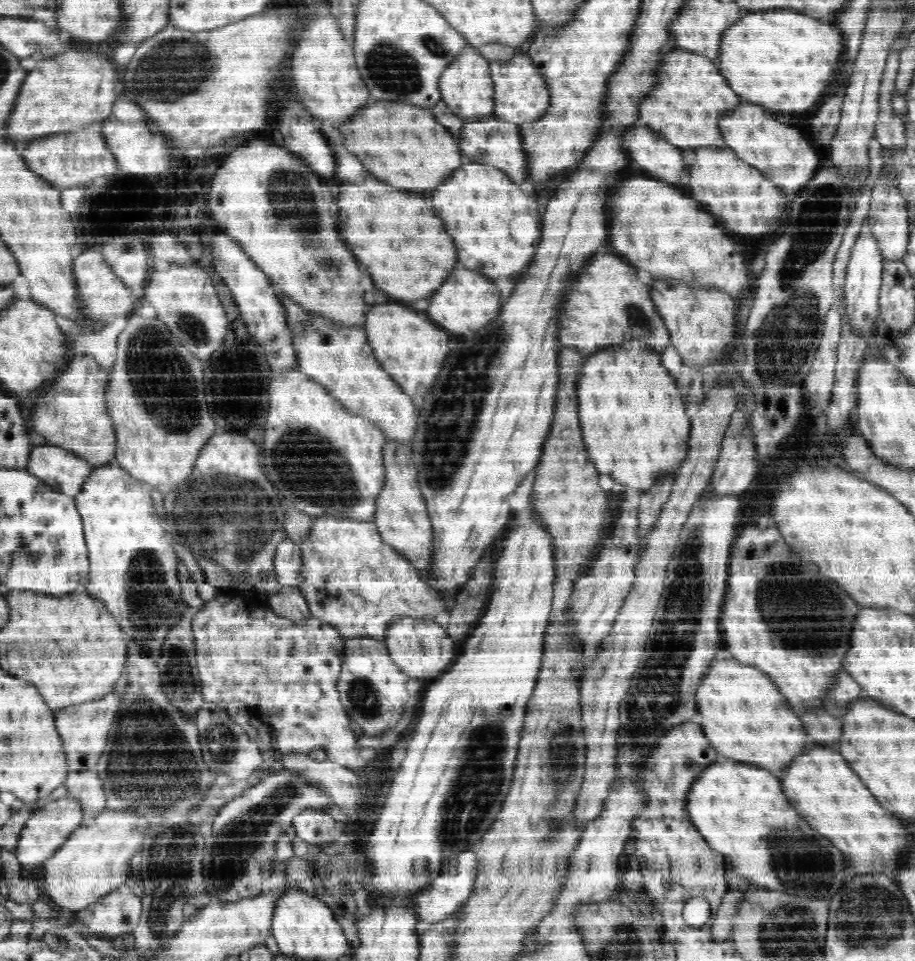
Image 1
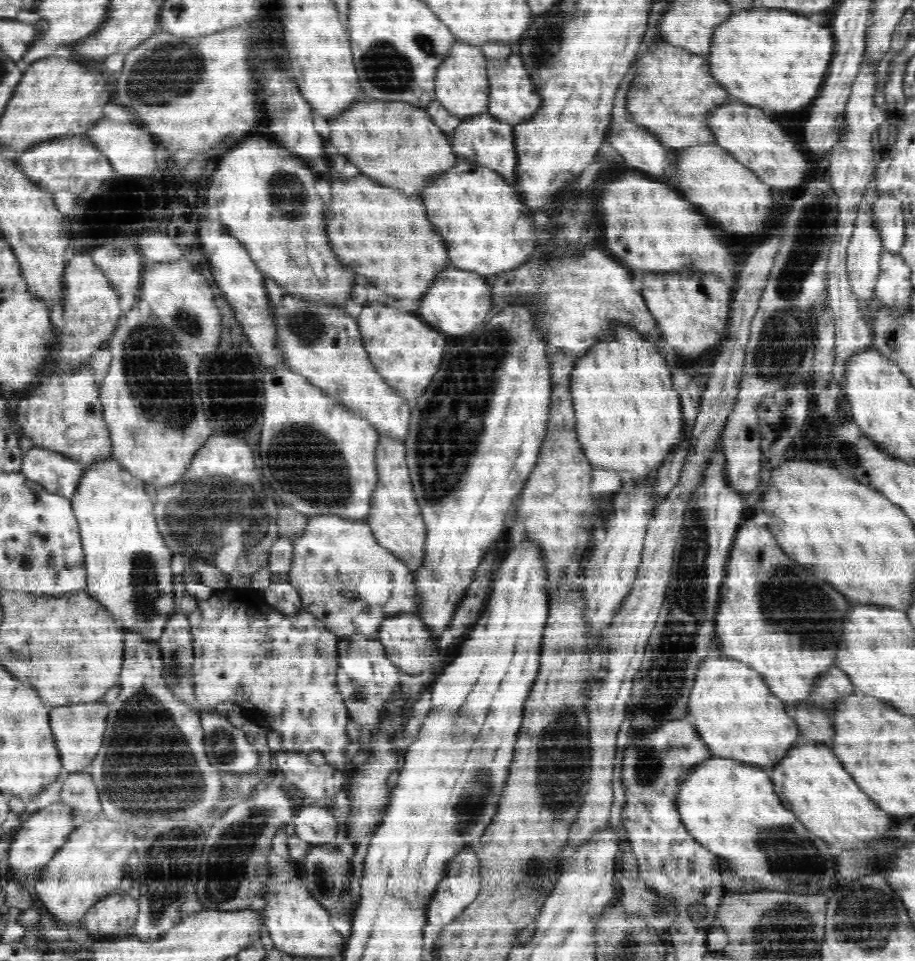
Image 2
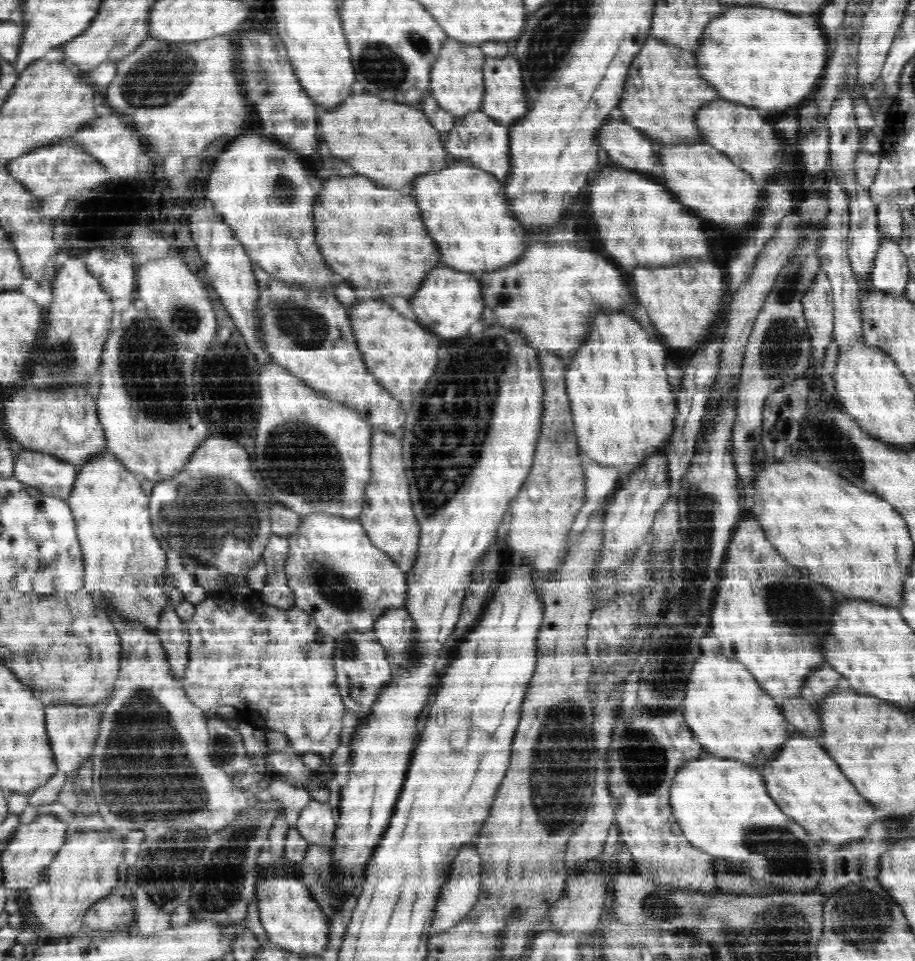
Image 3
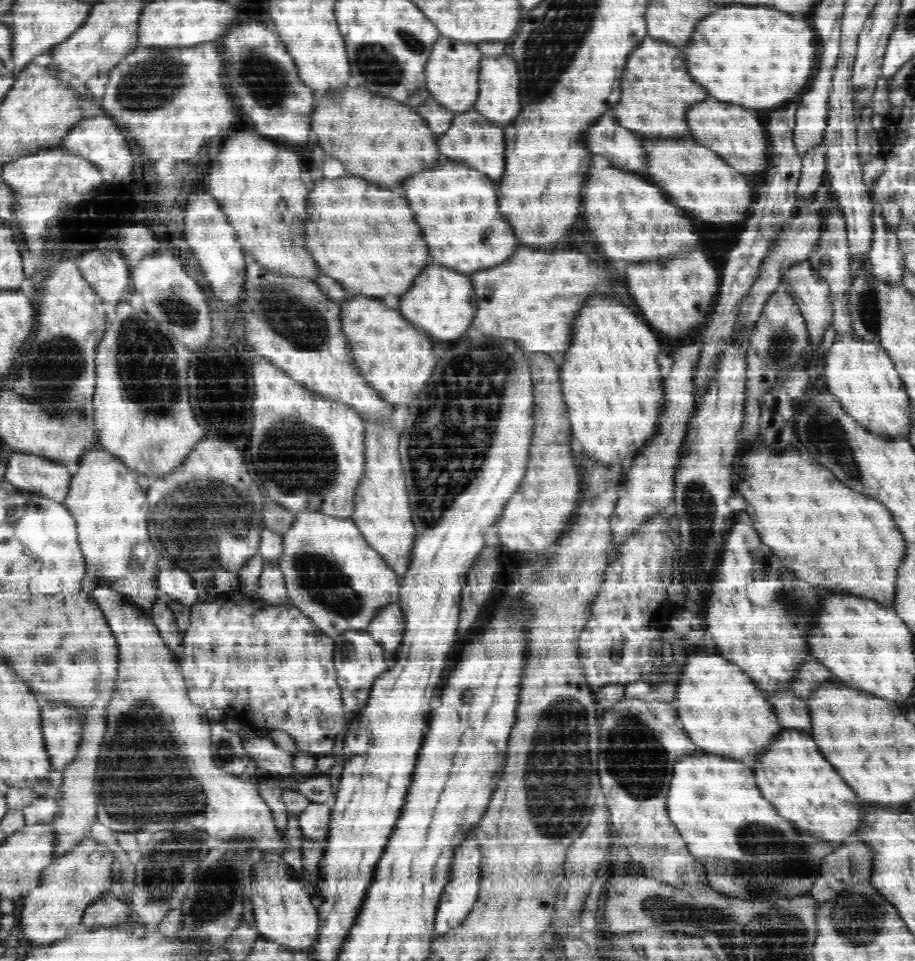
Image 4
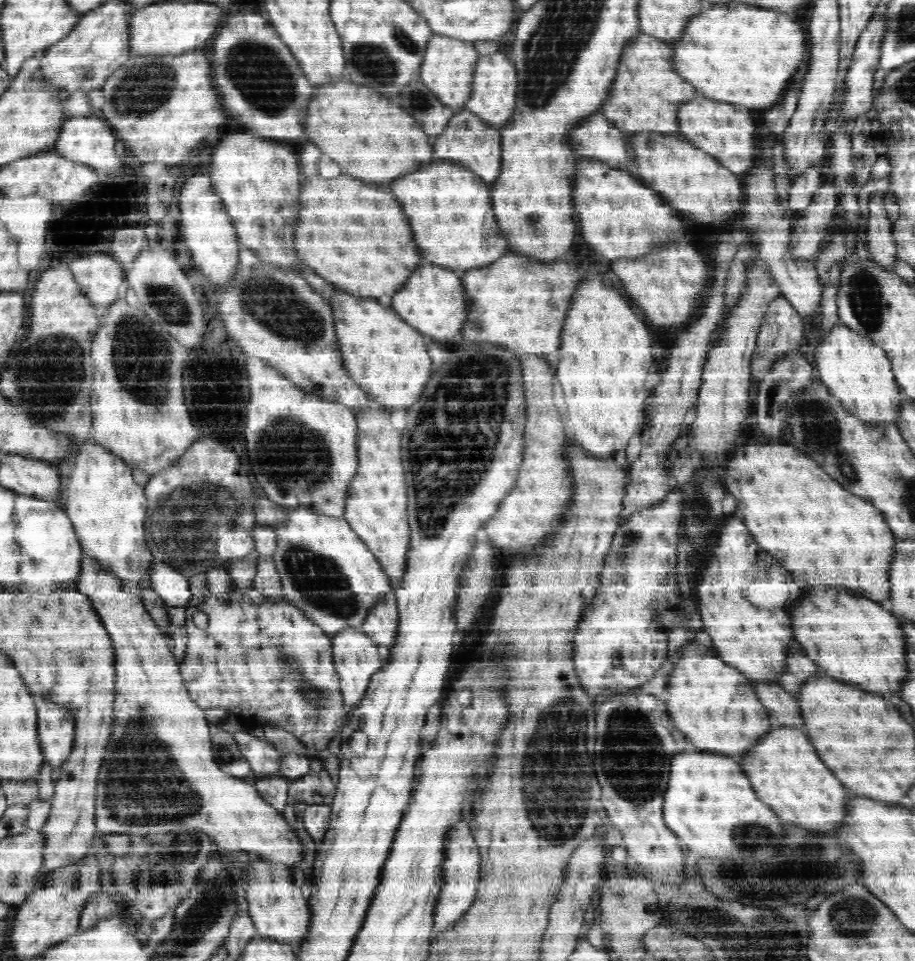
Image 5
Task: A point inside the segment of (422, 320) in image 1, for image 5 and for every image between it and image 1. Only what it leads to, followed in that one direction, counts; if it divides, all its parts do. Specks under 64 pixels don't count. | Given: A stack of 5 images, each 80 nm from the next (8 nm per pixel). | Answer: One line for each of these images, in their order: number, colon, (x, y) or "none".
2: (407, 351)
3: (402, 354)
4: (396, 357)
5: (388, 358)

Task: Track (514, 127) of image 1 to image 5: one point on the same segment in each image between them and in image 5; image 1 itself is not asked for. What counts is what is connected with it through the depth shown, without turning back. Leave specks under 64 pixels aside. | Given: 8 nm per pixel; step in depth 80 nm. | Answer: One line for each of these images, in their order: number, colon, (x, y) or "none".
2: (483, 139)
3: (477, 138)
4: (473, 139)
5: (468, 140)

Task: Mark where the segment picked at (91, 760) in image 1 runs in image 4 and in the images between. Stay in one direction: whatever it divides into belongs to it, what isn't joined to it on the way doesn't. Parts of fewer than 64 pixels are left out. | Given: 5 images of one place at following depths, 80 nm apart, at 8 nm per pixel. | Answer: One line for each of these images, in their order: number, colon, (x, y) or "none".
2: (79, 729)
3: (74, 729)
4: (64, 728)

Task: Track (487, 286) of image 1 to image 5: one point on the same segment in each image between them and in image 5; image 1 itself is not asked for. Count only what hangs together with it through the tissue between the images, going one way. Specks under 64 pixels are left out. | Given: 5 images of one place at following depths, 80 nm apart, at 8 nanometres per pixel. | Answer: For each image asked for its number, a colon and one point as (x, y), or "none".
2: (461, 301)
3: (450, 302)
4: (443, 303)
5: (435, 302)

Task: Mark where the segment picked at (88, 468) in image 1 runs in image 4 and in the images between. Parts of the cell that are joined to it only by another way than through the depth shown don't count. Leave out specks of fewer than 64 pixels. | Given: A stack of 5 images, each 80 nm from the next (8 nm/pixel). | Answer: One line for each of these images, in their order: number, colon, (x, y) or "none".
2: (59, 473)
3: (52, 475)
4: (29, 471)

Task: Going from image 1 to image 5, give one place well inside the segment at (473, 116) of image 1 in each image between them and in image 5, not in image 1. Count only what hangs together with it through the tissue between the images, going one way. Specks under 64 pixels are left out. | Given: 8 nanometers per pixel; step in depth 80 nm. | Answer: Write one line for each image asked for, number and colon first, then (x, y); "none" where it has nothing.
2: (462, 85)
3: (458, 85)
4: (453, 79)
5: (448, 70)

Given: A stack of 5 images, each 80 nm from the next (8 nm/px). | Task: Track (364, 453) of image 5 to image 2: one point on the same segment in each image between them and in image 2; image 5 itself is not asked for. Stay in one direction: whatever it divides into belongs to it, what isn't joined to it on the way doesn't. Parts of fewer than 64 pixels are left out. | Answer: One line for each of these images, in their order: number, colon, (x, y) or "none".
2: (396, 518)
3: (388, 517)
4: (383, 515)

